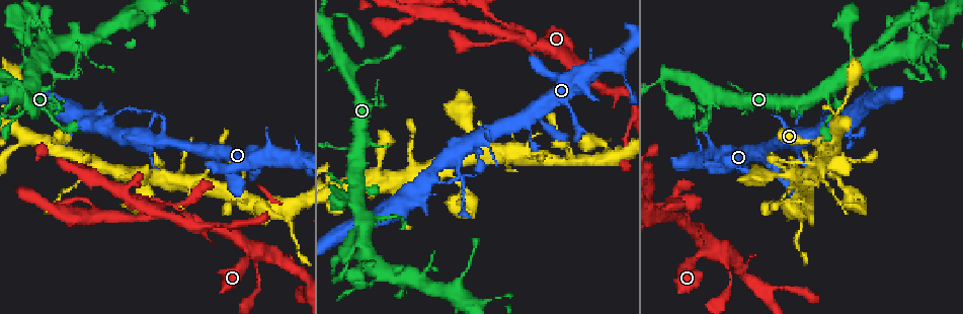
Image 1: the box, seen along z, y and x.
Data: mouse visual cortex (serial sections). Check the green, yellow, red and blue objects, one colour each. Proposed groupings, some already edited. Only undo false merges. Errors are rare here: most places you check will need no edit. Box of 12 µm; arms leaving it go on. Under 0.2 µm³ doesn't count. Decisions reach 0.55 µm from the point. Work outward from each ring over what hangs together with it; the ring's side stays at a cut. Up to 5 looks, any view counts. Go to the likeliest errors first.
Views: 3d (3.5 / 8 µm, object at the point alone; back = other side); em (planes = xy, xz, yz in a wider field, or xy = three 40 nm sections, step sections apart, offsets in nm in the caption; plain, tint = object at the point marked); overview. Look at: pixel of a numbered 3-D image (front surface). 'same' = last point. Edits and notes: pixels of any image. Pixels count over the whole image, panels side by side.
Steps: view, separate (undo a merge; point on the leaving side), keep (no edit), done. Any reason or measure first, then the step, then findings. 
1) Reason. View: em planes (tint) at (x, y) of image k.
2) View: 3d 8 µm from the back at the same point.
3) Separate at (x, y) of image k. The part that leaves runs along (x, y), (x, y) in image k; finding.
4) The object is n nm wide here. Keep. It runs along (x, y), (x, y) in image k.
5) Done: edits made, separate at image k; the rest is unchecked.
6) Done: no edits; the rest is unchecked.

Sharp bend. View: 3d 8 µm at (335, 13) of image 1.

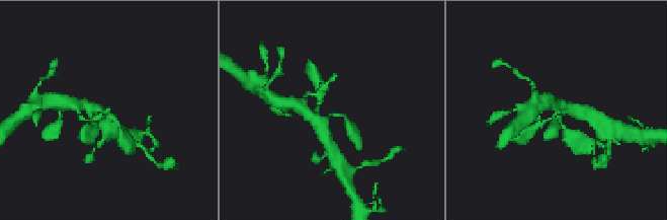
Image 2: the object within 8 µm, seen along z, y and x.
Closer look. View: 3d 3.5 µm at (108, 114) of image 2.

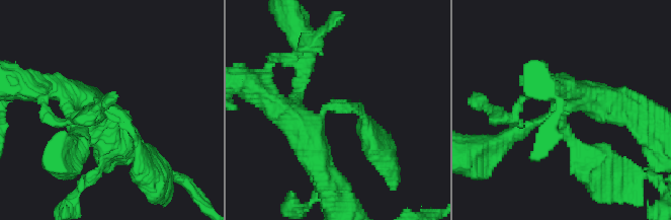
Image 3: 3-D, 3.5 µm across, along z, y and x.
The arms are 150, 500 nm wide. View: em xy step 1 (tint) at (333, 107) of image 3.

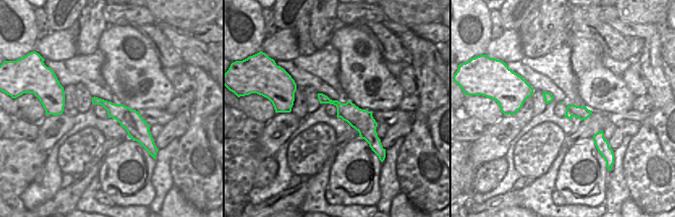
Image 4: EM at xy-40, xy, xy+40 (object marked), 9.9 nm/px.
Keep. It runs along (320, 95), (347, 112), (377, 144) in image 4; all the same cell.

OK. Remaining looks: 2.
View: 3d 3.5 µm at (509, 35) of image 1.

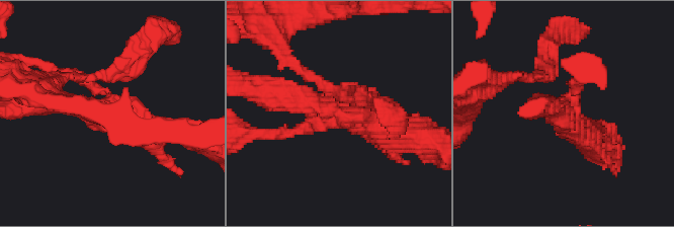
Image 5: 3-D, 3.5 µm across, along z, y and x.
3 arms meet here; the arms are 200, 300, 350 nm wide. View: em xy step 1 (tint) at (566, 120) of image 5.

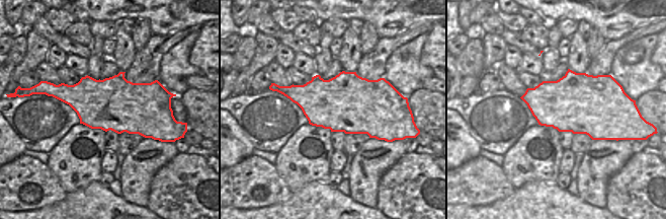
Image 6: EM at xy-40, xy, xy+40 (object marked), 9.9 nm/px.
Keep. It runs along (404, 133), (298, 96), (279, 96) in image 5; continuous, no second cell.

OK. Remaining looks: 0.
Done: no edits; the rest is unchecked.

